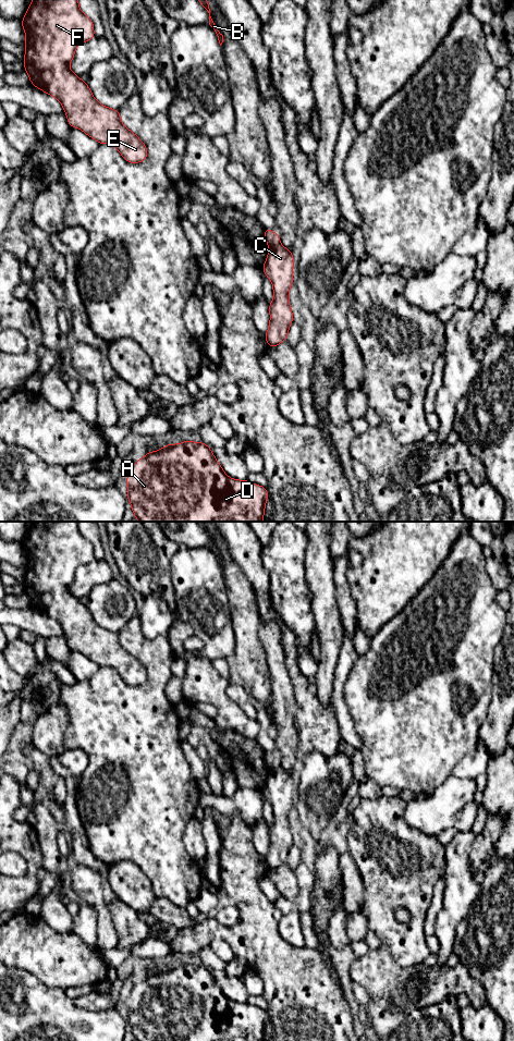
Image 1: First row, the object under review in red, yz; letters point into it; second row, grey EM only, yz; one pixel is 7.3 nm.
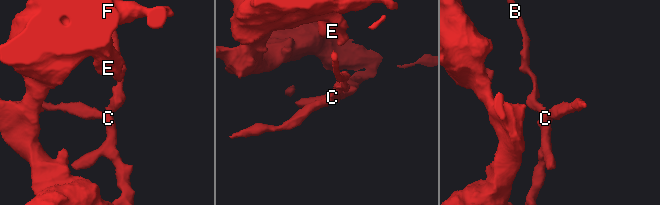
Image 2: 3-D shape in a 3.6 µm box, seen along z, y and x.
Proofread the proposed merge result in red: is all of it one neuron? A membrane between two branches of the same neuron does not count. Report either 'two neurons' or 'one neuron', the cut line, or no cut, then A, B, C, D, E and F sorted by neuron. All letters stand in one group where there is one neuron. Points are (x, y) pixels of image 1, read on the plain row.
two neurons; cut in yz along (280, 766), (270, 771); A C D E F / B

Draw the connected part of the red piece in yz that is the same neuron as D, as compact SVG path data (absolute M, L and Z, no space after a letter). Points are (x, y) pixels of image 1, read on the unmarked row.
M184 964L147 975L135 984L125 1006L135 1041L264 1041L266 1009L225 997L205 966Z

